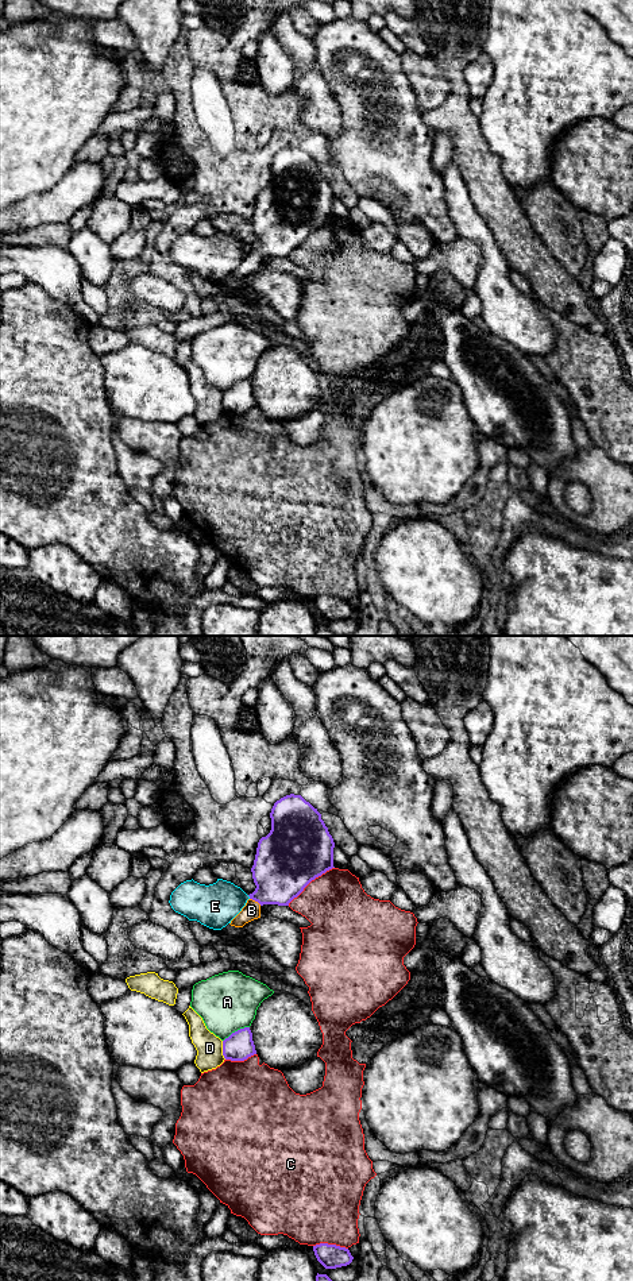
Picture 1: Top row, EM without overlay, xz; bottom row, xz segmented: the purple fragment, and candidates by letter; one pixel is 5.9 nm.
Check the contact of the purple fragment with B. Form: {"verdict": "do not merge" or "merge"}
{"verdict": "merge"}

